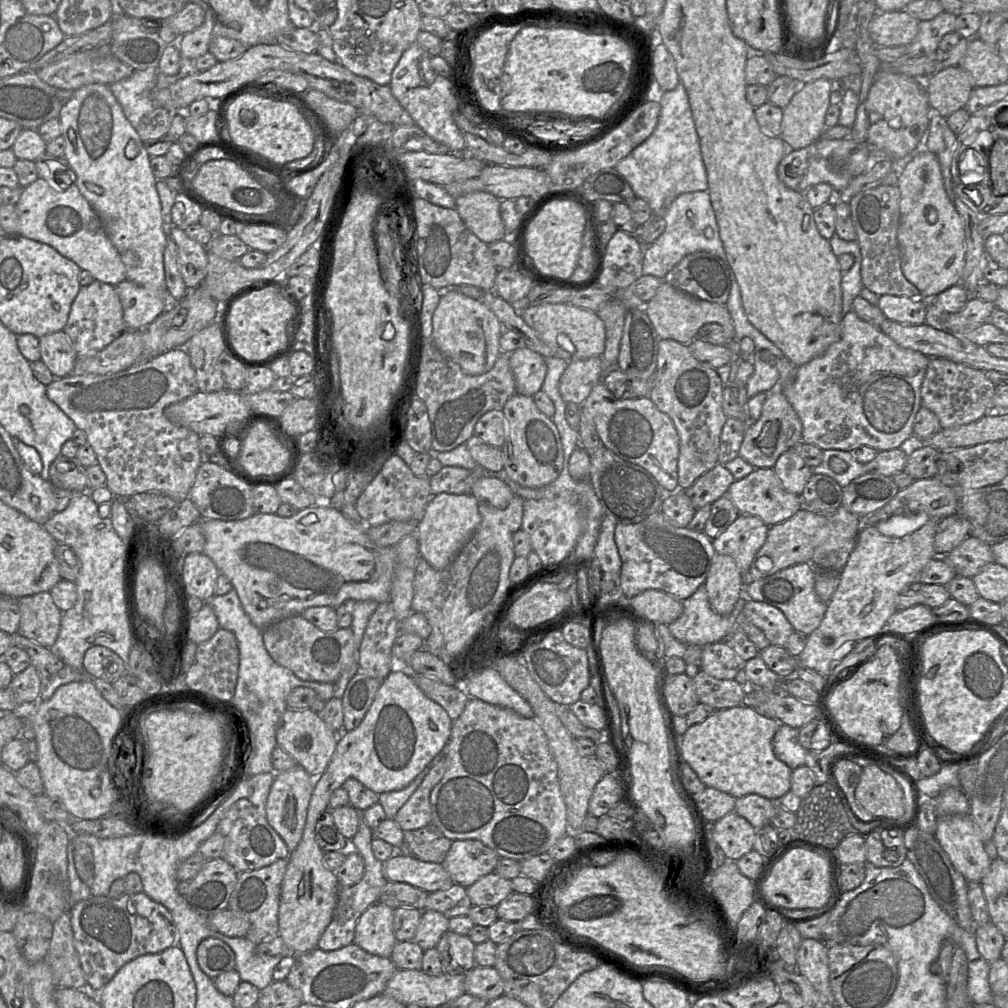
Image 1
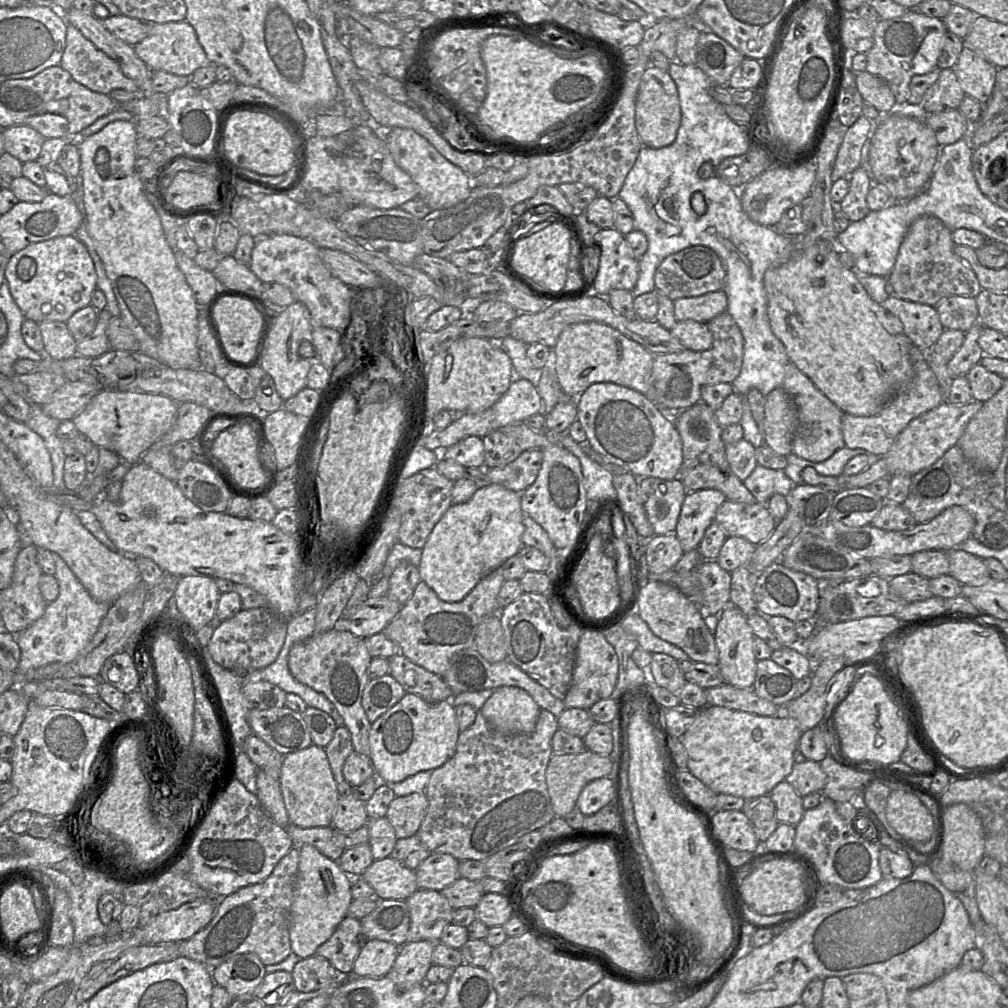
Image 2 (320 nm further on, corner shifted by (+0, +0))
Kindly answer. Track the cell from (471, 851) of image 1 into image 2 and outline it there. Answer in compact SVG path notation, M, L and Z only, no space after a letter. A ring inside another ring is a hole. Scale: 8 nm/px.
M432 853L414 870L418 888L442 891L460 878L458 867L452 855Z

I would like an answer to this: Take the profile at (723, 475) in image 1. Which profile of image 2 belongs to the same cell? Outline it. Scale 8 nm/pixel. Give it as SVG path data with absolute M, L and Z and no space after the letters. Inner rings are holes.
M716 489L686 494L675 529L683 552L698 549L705 530L714 521L717 509L725 500L725 495Z

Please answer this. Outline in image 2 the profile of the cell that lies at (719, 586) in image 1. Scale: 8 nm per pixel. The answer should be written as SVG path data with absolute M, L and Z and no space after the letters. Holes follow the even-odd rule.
M728 605L719 615L713 634L718 649L718 667L724 679L738 688L751 689L756 678L757 659L754 655L754 634L748 624L747 616L738 608Z

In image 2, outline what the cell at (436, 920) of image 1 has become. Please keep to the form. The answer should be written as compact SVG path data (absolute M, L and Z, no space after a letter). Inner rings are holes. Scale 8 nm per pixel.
M422 940L406 942L399 948L394 965L388 974L398 988L426 984L425 977L432 965L434 946L434 942Z

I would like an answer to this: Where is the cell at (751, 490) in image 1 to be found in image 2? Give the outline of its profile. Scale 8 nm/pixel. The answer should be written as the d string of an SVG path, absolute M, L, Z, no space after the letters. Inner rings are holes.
M728 499L717 509L714 521L727 536L743 537L754 545L766 540L778 522L765 504L747 504Z

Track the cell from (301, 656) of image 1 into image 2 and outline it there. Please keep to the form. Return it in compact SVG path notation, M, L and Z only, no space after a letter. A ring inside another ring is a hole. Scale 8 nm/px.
M329 630L314 634L308 640L296 643L288 655L288 668L293 677L319 693L334 704L349 730L354 751L369 759L369 733L372 723L362 706L362 694L369 681L367 669L372 660L365 639L349 631Z

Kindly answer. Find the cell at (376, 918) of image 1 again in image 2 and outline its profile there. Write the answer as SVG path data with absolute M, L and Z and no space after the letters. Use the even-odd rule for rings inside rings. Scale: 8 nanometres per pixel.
M364 940L352 970L352 977L381 978L392 969L399 946L382 940Z

